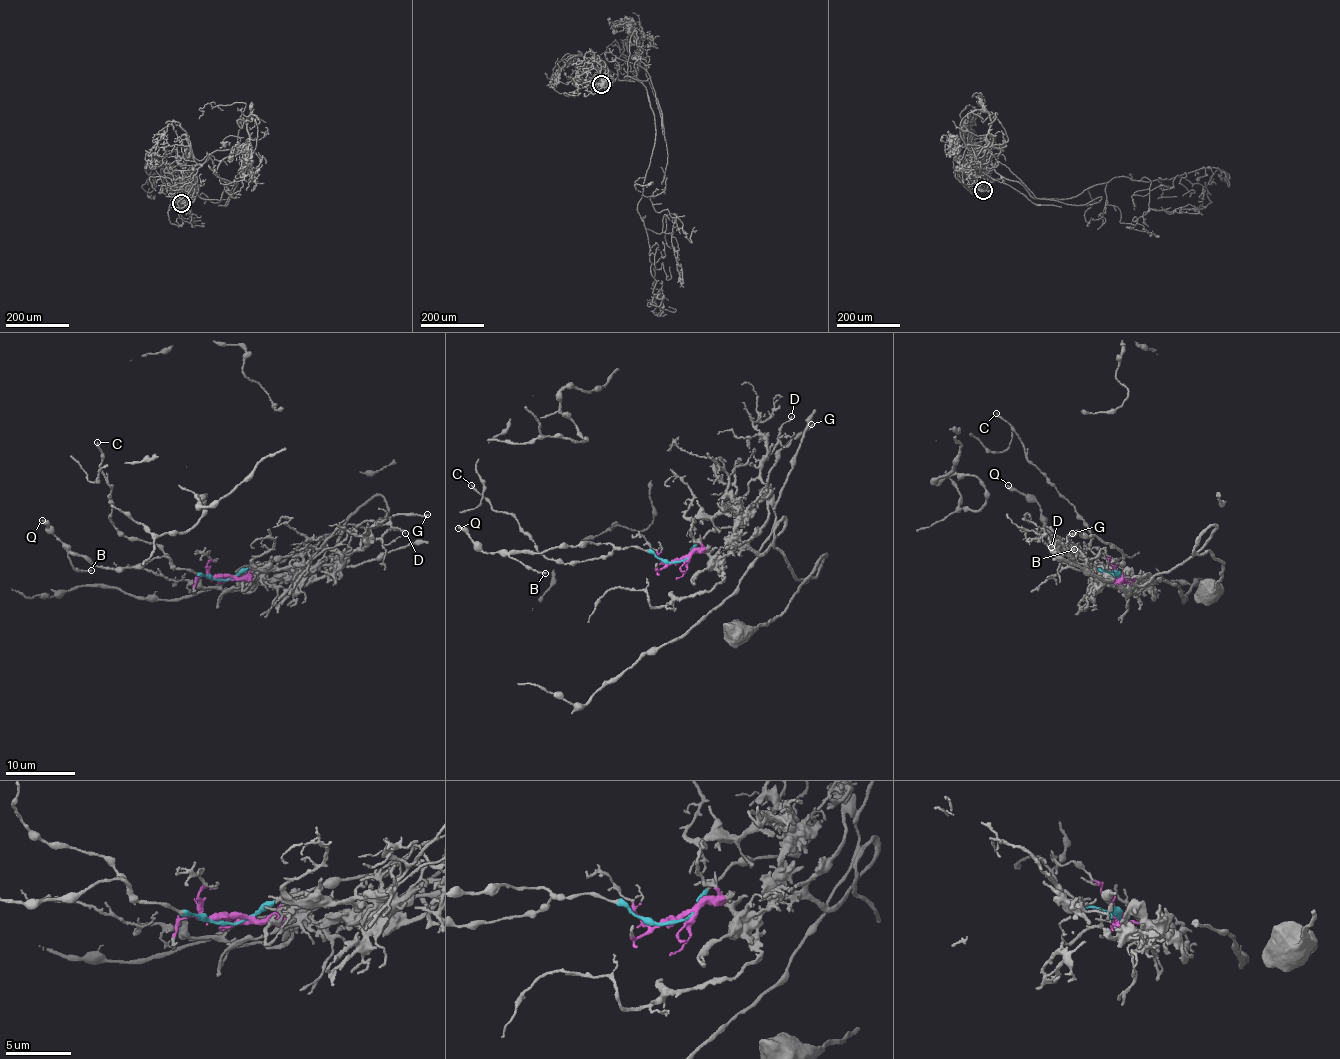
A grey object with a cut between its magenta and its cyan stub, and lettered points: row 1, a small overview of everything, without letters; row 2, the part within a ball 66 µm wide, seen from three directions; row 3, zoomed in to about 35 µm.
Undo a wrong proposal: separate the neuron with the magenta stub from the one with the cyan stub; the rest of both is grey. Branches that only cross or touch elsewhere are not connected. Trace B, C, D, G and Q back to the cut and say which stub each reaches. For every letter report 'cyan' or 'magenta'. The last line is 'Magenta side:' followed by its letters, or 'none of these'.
B: cyan
C: cyan
D: magenta
G: cyan
Q: cyan
Magenta side: D

